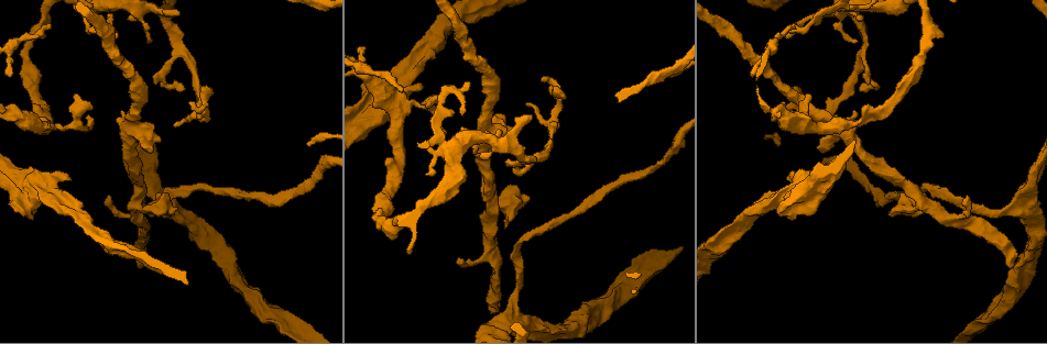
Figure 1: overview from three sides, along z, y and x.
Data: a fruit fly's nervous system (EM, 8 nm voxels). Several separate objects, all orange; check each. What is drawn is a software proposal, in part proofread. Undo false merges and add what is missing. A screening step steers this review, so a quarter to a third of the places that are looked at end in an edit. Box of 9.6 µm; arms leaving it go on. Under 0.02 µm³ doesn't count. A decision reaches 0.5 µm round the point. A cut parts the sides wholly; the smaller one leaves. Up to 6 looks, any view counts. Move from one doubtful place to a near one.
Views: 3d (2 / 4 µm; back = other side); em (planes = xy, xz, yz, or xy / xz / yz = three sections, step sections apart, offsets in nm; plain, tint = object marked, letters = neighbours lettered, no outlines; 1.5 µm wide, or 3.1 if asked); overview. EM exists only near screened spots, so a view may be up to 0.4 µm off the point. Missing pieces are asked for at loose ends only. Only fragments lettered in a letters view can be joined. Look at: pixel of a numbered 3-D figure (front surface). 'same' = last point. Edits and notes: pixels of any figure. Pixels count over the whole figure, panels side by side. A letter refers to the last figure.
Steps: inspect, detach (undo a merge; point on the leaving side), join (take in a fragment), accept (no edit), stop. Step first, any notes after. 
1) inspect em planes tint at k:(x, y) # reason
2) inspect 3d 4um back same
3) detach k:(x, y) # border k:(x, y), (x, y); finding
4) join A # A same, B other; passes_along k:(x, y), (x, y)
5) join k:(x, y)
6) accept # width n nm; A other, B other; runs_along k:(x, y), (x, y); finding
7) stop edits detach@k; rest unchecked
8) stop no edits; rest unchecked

inspect 3d 4um at 1:(143, 266) # branch stops here

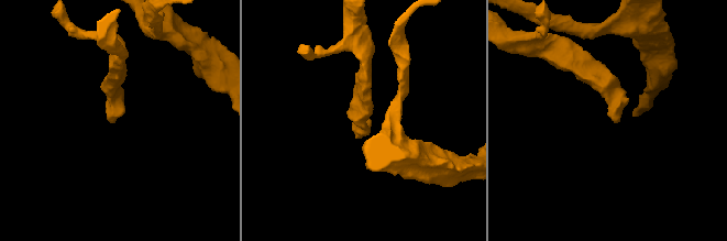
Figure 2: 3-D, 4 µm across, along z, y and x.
inspect em planes plain at 2:(116, 120) # need the tissue

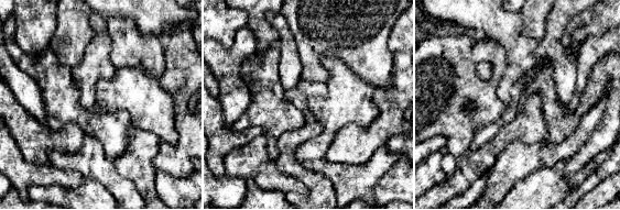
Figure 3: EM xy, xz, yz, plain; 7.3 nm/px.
inspect em planes letters same # see the neighbours

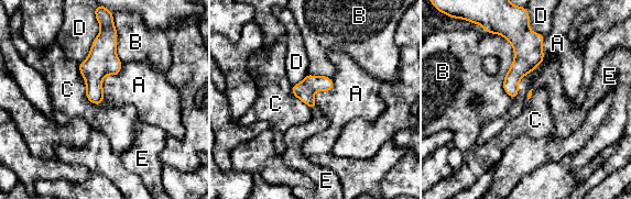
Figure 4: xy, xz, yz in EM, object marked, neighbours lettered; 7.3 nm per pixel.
join E # width 110 nm; A other, B other, C other, D other, E same; it goes on there

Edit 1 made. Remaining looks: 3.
inspect overview

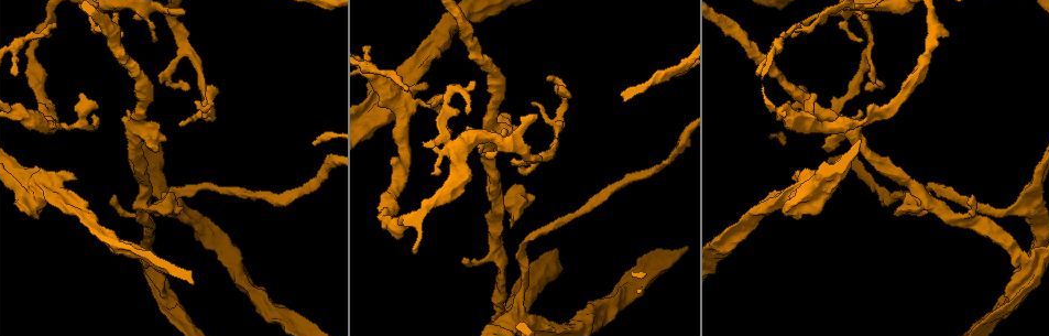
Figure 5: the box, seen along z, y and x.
inspect em xz step 8 tint at 5:(74, 179) # branch stops here

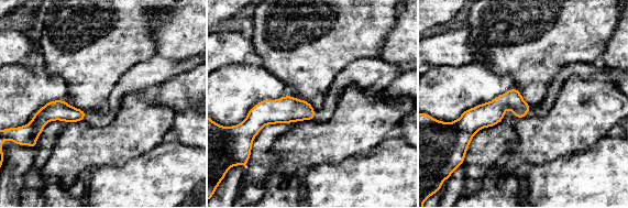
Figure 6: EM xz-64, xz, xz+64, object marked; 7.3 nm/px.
inspect em xz step 8 letters same

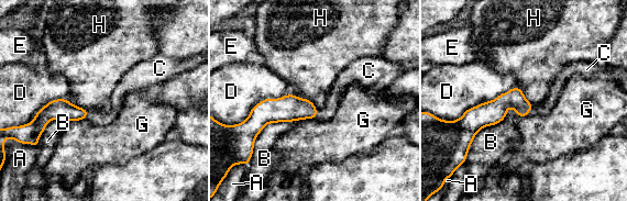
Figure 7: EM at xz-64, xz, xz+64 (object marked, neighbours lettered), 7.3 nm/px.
join C # A other, B other, C same, D other, E other, G other, H other; it goes on there

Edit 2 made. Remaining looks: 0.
stop edits join@4, join@7; rest unchecked

